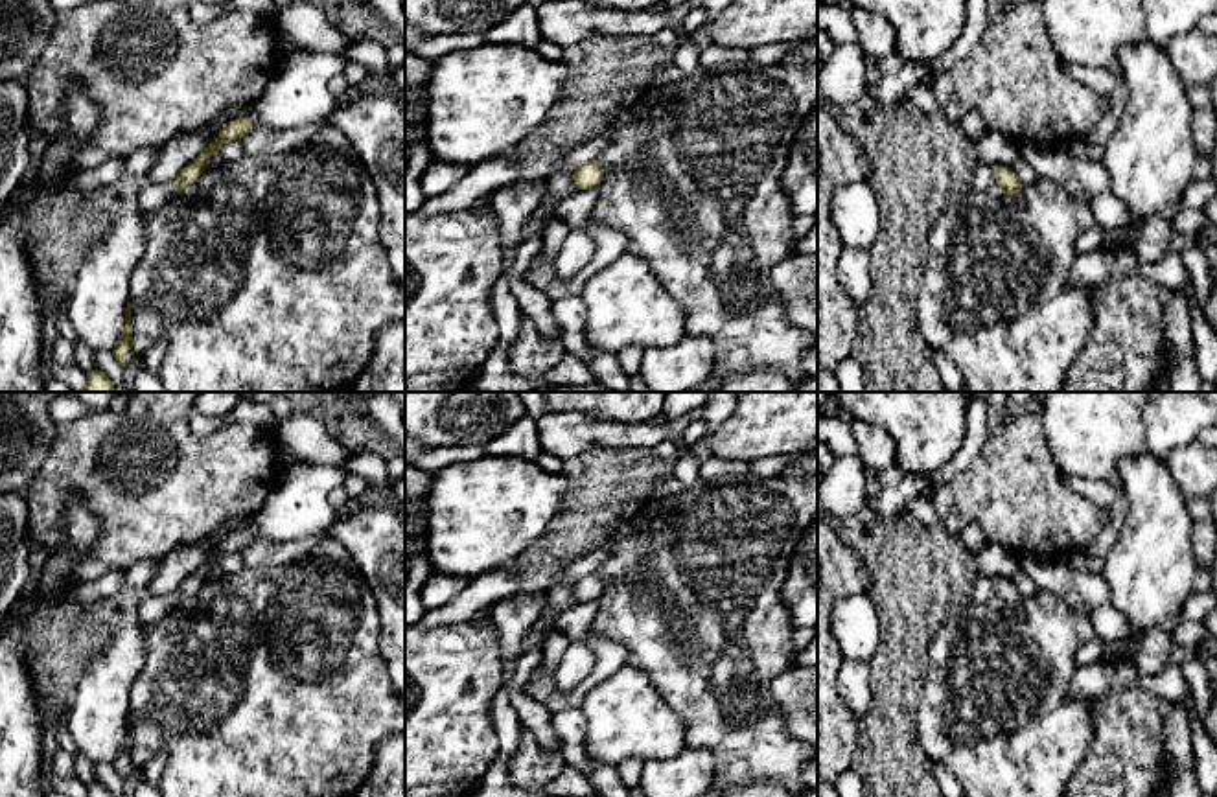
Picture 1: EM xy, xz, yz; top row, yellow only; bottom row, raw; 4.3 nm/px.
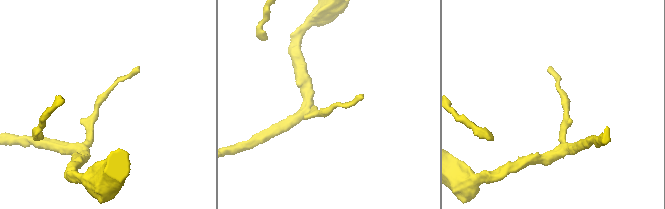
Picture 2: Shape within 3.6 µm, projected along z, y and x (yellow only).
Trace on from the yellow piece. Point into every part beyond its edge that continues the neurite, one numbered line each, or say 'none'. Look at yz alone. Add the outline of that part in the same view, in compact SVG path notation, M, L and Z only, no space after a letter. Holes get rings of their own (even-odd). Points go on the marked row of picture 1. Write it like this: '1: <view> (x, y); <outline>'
none

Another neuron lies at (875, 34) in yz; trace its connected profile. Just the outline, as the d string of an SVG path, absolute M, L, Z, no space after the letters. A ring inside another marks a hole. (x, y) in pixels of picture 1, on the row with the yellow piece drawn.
M852 6L851 18L858 31L862 52L869 53L875 61L895 52L895 28L886 17Z

